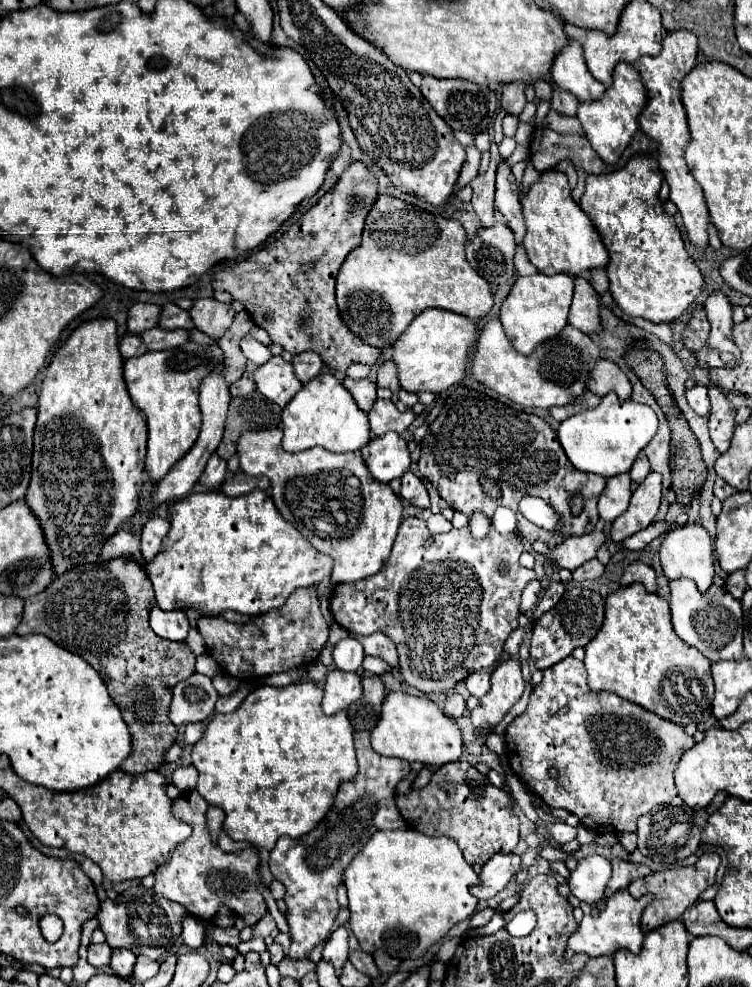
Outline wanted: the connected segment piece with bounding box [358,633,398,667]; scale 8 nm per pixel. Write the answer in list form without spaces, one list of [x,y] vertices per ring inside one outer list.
[[[372,633],[366,637],[358,637],[358,641],[364,647],[364,655],[374,655],[384,659],[388,665],[396,667],[398,665],[398,653],[396,653],[396,643],[392,643],[384,633]]]

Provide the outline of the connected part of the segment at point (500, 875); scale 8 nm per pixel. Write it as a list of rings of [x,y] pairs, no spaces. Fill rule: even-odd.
[[[516,853],[508,855],[494,855],[488,863],[482,865],[480,871],[480,885],[470,887],[470,893],[478,899],[490,899],[498,891],[506,887],[506,883],[518,873],[520,857]]]

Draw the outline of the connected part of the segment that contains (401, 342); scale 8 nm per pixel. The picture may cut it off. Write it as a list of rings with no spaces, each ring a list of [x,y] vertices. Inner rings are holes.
[[[444,309],[422,311],[392,347],[402,389],[410,393],[430,391],[438,395],[448,387],[462,383],[468,367],[468,353],[476,345],[478,333],[480,327],[472,319],[458,313],[450,313]]]

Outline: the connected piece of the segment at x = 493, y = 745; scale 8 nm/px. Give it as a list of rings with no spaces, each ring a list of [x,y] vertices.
[[[492,733],[488,739],[486,739],[486,747],[498,755],[506,755],[506,745],[504,745],[504,737],[502,735],[496,735]]]

